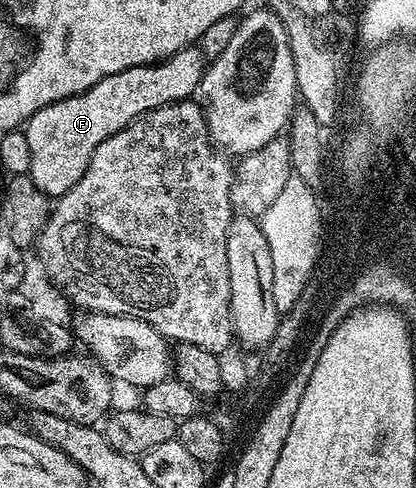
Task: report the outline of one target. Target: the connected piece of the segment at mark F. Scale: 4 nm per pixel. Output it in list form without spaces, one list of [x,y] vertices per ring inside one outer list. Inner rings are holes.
[[[198,45],[186,46],[184,50],[169,56],[164,62],[154,62],[152,66],[134,66],[125,68],[121,72],[113,72],[113,76],[105,76],[105,80],[97,80],[93,88],[41,108],[25,123],[29,144],[29,180],[49,199],[59,199],[65,192],[69,192],[69,188],[73,188],[73,184],[77,184],[77,180],[81,180],[85,168],[89,168],[89,160],[93,152],[97,152],[97,148],[105,140],[109,140],[109,136],[121,132],[121,128],[133,124],[142,114],[148,114],[174,102],[188,101],[198,91],[204,69],[205,59],[202,50]]]

